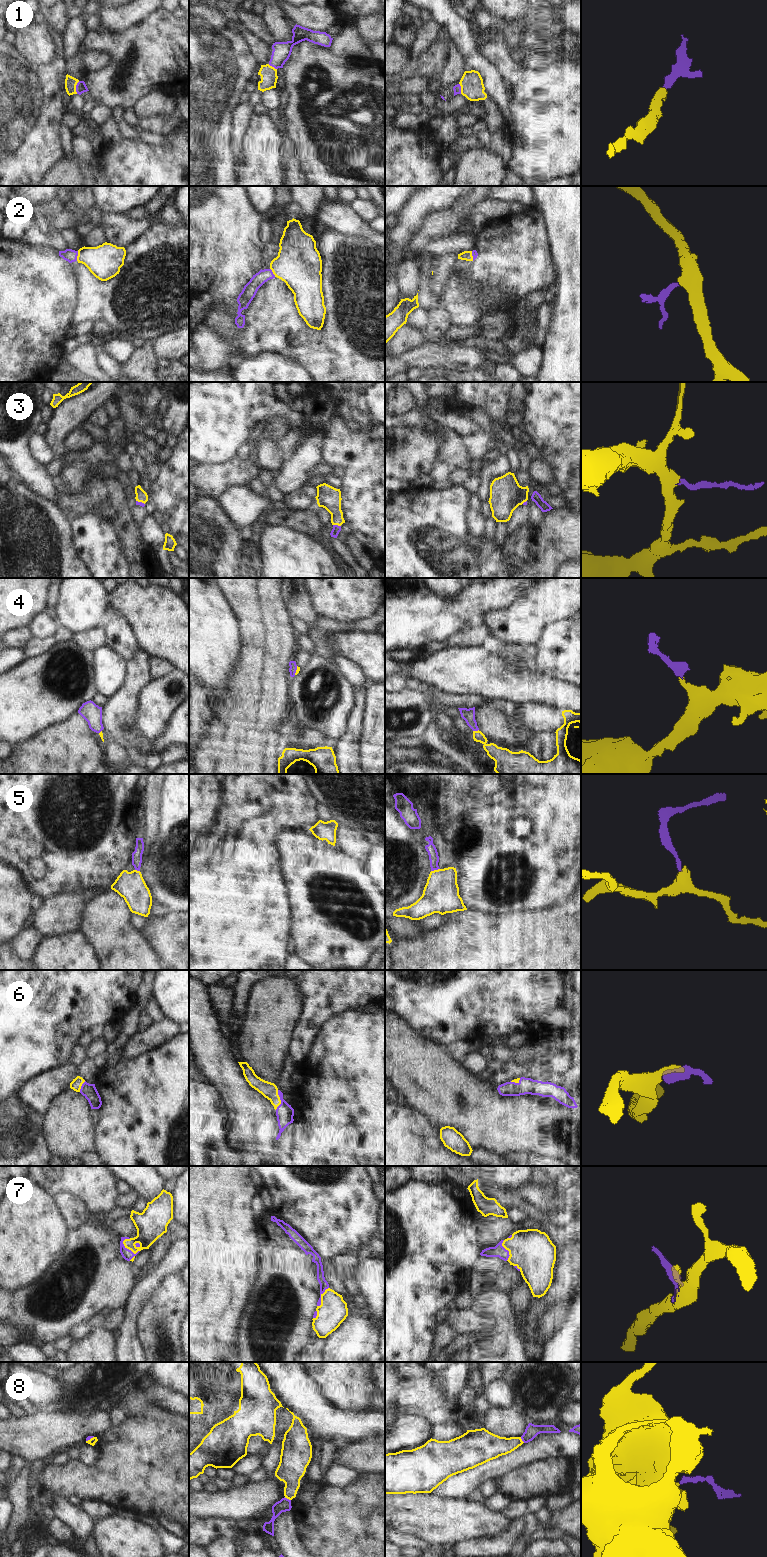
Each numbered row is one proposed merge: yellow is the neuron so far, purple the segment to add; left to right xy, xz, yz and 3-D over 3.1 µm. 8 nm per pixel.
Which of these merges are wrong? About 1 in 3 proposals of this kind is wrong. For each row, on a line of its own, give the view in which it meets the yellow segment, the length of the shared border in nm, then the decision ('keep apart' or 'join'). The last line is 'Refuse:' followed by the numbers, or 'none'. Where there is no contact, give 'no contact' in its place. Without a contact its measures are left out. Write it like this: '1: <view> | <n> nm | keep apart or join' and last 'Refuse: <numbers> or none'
1: xy | 110 nm | join
2: xy | 80 nm | join
3: xz | 70 nm | join
4: yz | 50 nm | join
5: yz | 80 nm | join
6: xz | 160 nm | join
7: xy | 190 nm | join
8: xz | 60 nm | keep apart
Refuse: 8

